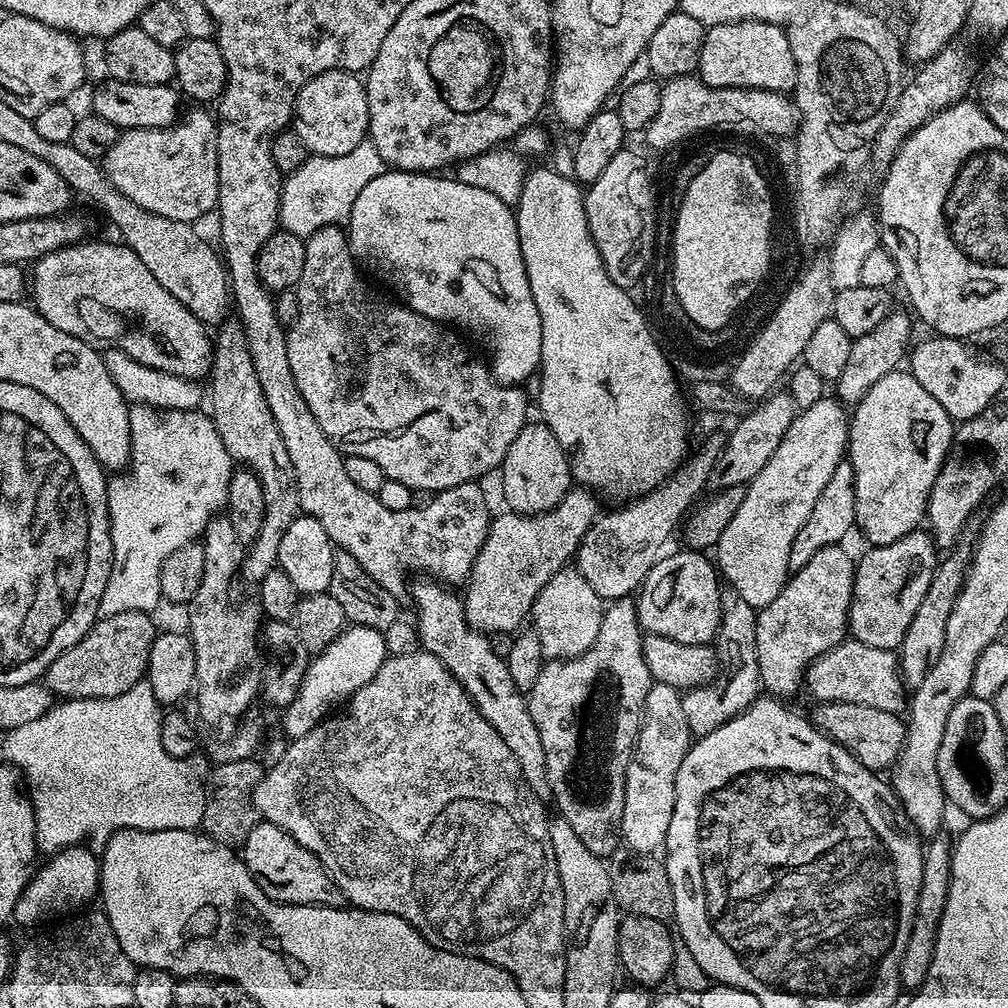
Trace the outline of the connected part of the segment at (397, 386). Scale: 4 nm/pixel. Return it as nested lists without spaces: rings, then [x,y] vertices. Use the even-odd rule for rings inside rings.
[[[333,226],[330,228],[323,228],[315,232],[313,236],[307,237],[306,240],[306,266],[302,266],[302,278],[300,279],[298,287],[295,289],[296,297],[300,299],[300,313],[298,318],[287,329],[286,335],[288,338],[288,357],[290,358],[290,370],[294,374],[294,382],[298,384],[298,390],[302,394],[302,398],[306,398],[306,406],[310,406],[310,414],[314,414],[314,418],[318,418],[318,426],[322,426],[322,434],[326,434],[326,438],[330,438],[330,442],[334,445],[344,456],[357,456],[358,458],[370,458],[376,463],[385,474],[385,477],[394,482],[402,482],[402,486],[415,490],[417,493],[428,492],[427,494],[435,494],[438,492],[445,492],[450,486],[458,486],[459,484],[470,484],[479,481],[479,476],[484,476],[487,472],[495,473],[503,464],[506,458],[506,450],[510,450],[510,442],[514,442],[514,438],[518,438],[518,434],[524,425],[529,423],[530,416],[528,416],[528,400],[524,397],[524,388],[515,384],[502,384],[495,376],[492,375],[492,369],[487,363],[484,364],[455,336],[455,331],[449,330],[445,325],[441,324],[439,320],[431,320],[422,314],[418,314],[414,309],[405,306],[403,303],[395,302],[391,304],[388,300],[383,300],[366,281],[360,277],[358,269],[358,261],[352,255],[352,247],[348,245],[348,234],[343,227]]]

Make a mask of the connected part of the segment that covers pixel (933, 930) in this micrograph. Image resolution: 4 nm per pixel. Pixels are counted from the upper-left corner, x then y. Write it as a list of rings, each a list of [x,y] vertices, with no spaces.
[[[936,834],[924,848],[924,865],[922,866],[922,886],[918,894],[916,917],[912,923],[912,933],[906,942],[906,950],[902,950],[900,959],[900,982],[905,989],[915,990],[926,982],[930,962],[934,958],[936,935],[942,914],[946,910],[950,878],[952,877],[952,849],[953,841],[947,840],[944,834]]]

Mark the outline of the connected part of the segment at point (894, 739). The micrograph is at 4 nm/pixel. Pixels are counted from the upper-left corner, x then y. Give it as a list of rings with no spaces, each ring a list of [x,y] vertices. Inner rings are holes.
[[[834,702],[833,704],[815,705],[816,709],[810,712],[810,719],[820,731],[827,734],[831,740],[836,740],[844,747],[848,748],[854,758],[858,758],[858,762],[862,762],[862,766],[873,770],[891,769],[896,763],[898,754],[904,745],[905,721],[901,719],[895,712],[887,712],[886,710],[874,710],[874,706],[858,706],[857,704],[847,704],[846,702]]]

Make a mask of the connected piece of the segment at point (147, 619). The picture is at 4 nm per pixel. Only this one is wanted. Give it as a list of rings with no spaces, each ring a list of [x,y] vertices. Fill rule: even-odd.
[[[126,610],[126,614],[101,615],[77,644],[70,646],[50,666],[42,677],[43,683],[51,690],[53,697],[64,700],[112,700],[115,696],[124,696],[136,683],[145,679],[150,662],[150,646],[154,646],[158,627],[147,612]]]

